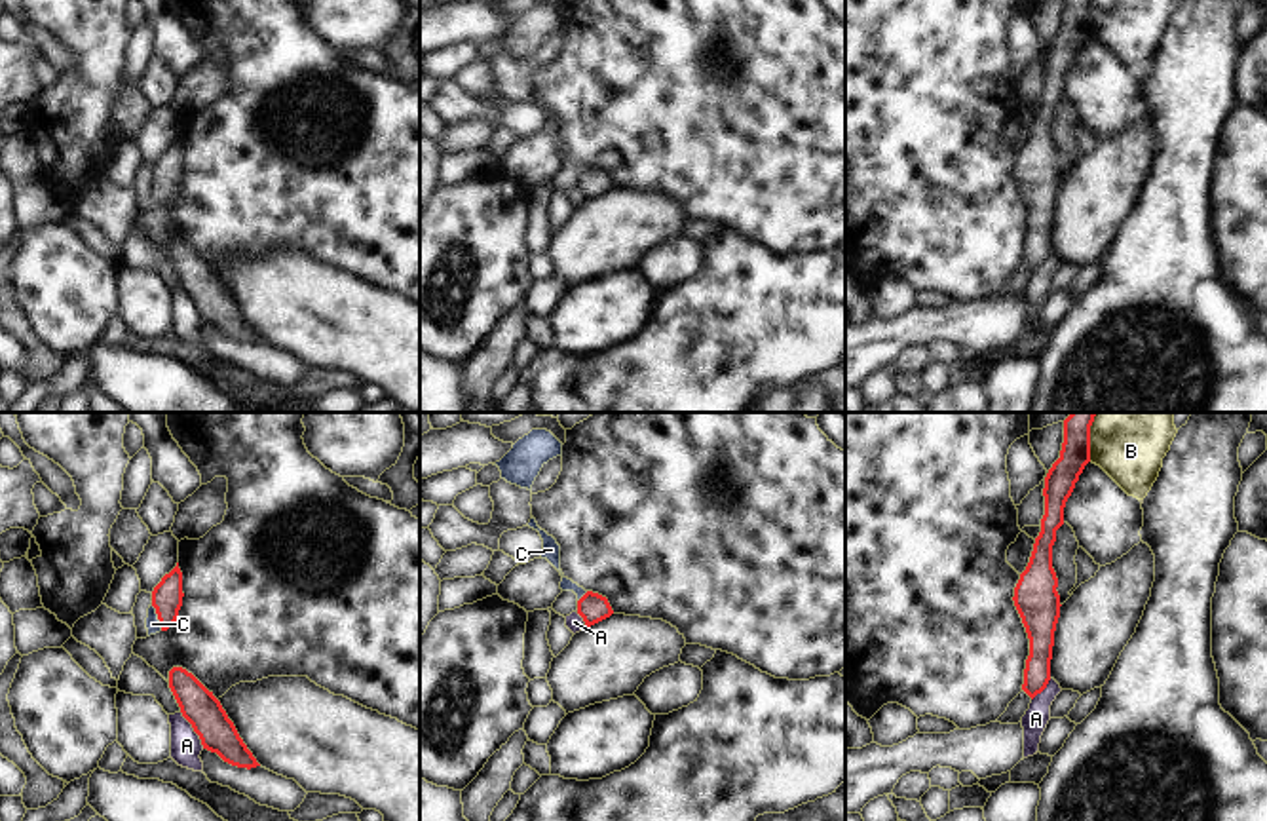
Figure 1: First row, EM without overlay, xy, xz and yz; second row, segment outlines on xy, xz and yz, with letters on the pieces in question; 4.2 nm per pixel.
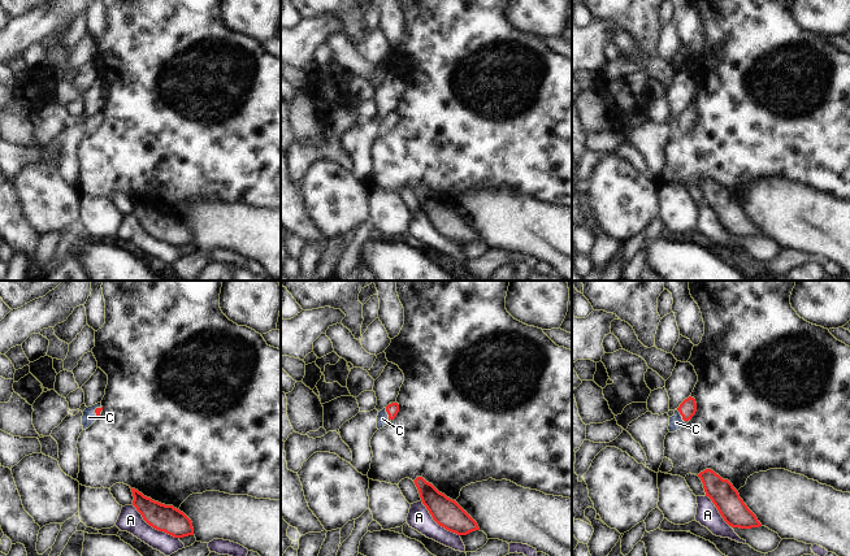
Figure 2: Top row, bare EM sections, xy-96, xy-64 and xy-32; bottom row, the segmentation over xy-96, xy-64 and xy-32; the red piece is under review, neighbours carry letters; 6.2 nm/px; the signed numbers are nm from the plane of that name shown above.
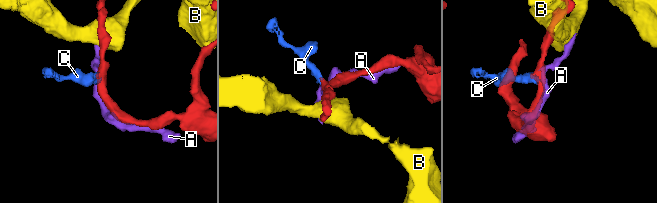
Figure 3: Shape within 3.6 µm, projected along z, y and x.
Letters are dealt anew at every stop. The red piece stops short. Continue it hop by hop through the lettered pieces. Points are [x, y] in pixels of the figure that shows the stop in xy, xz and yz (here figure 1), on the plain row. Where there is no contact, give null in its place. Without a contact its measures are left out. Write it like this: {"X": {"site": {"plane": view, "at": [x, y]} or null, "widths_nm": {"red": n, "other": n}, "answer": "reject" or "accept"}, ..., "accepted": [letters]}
{"A": {"site": {"plane": "xy", "at": [194, 305]}, "widths_nm": {"red": 160, "other": 130}, "answer": "reject"}, "B": {"site": {"plane": "yz", "at": [1089, 18]}, "widths_nm": {"red": 130, "other": 260}, "answer": "reject"}, "C": {"site": {"plane": "xy", "at": [158, 192]}, "widths_nm": {"red": 130, "other": 60}, "answer": "accept"}, "accepted": ["C"]}

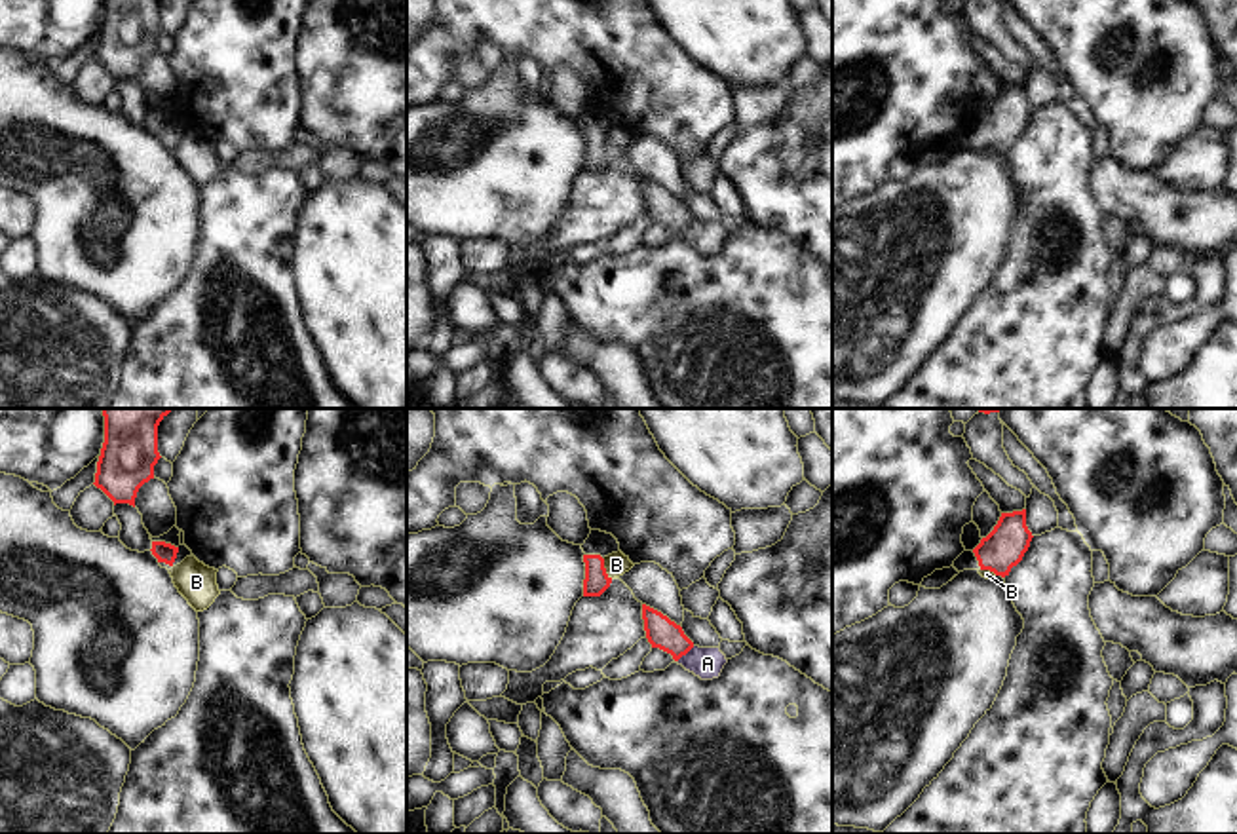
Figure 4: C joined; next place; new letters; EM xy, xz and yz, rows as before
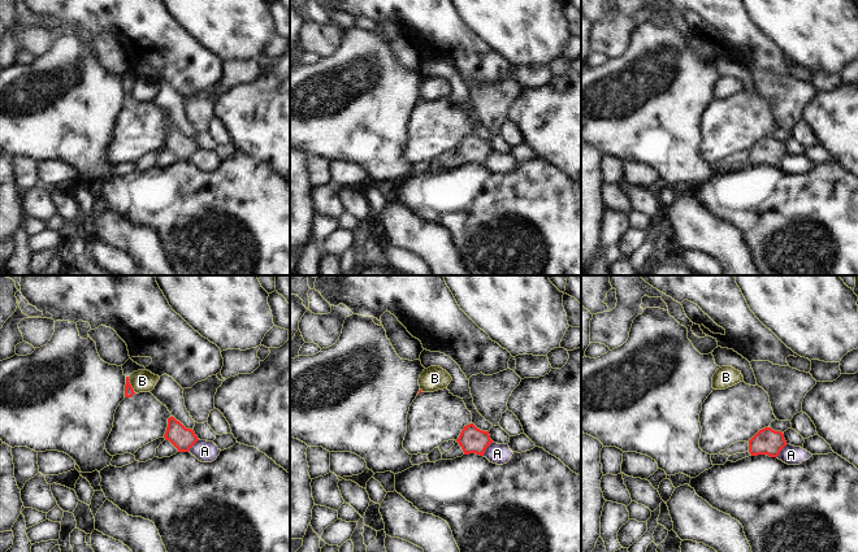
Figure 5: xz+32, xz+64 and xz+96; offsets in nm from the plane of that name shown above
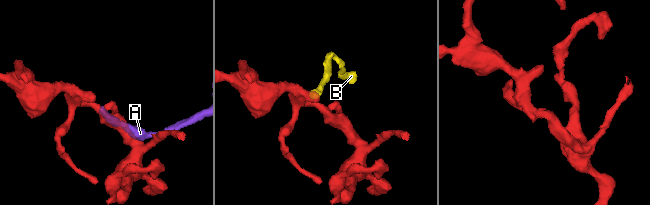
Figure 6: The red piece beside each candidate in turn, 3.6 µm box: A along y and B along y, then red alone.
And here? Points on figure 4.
{"A": {"site": {"plane": "xz", "at": [685, 228]}, "widths_nm": {"red": 130, "other": 140}, "answer": "reject"}, "B": {"site": {"plane": "xz", "at": [605, 143]}, "widths_nm": {"red": 100, "other": 100}, "answer": "reject"}, "accepted": []}

